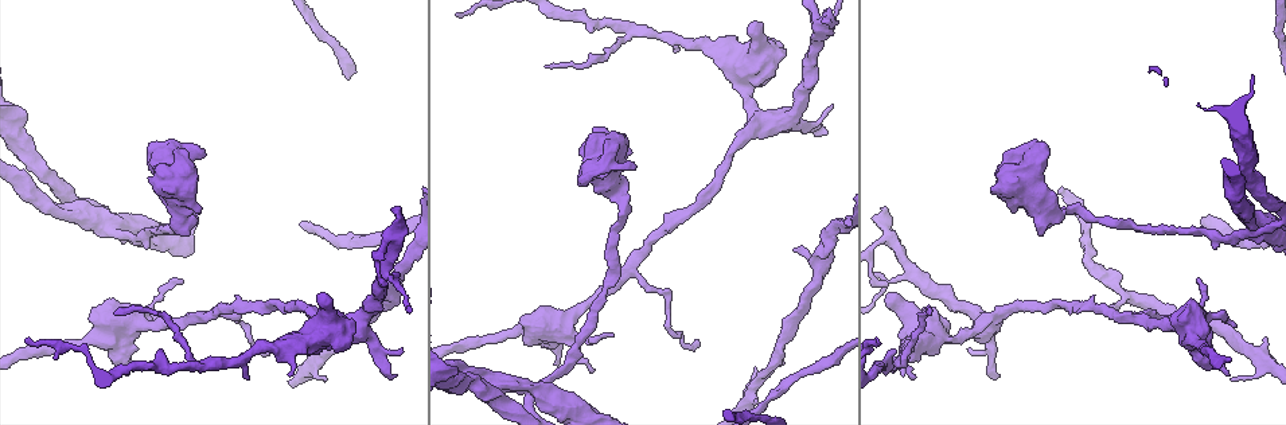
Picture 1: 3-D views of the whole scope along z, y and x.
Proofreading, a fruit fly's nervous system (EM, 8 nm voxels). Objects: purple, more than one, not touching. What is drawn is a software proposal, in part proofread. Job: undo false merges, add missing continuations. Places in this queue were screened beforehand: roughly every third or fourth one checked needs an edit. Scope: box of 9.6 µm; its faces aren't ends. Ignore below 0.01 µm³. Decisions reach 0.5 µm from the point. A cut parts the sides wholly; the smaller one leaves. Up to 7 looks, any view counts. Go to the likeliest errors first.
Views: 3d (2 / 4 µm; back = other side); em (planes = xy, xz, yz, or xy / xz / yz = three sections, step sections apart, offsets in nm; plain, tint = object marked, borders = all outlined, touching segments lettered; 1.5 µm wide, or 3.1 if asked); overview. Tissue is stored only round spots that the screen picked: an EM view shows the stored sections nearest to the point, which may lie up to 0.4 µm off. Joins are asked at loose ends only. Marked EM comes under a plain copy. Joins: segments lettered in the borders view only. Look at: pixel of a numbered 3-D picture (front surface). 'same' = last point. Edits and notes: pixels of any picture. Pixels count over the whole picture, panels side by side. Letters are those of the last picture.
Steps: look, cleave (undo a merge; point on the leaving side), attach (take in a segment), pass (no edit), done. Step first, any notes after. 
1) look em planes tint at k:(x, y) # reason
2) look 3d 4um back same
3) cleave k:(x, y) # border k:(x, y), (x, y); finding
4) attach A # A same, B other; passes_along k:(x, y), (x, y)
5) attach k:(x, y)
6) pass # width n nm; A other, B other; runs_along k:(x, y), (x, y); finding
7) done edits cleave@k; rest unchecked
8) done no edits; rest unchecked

look 3d 2um at 1:(107, 229)

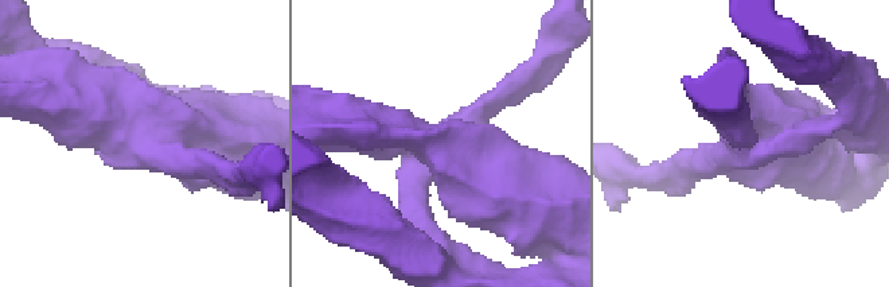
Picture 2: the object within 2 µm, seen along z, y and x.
look em xy step 8 tint at 2:(147, 138) # arms 4; shape alone is not enough

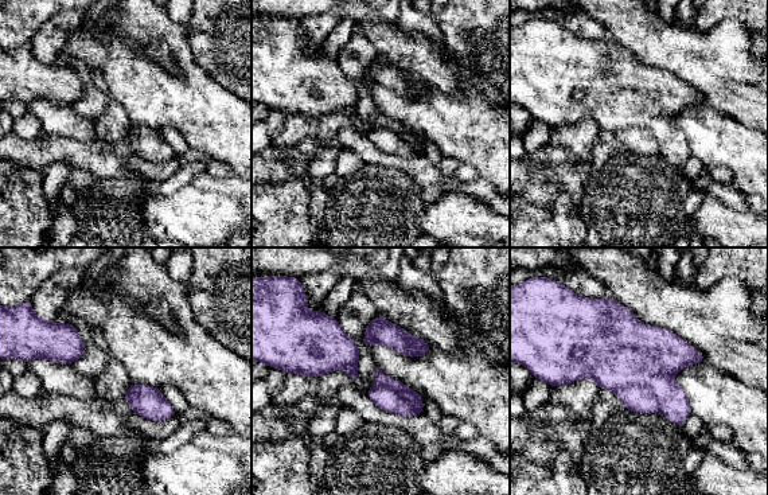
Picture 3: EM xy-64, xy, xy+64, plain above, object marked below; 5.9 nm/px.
look em planes borders same

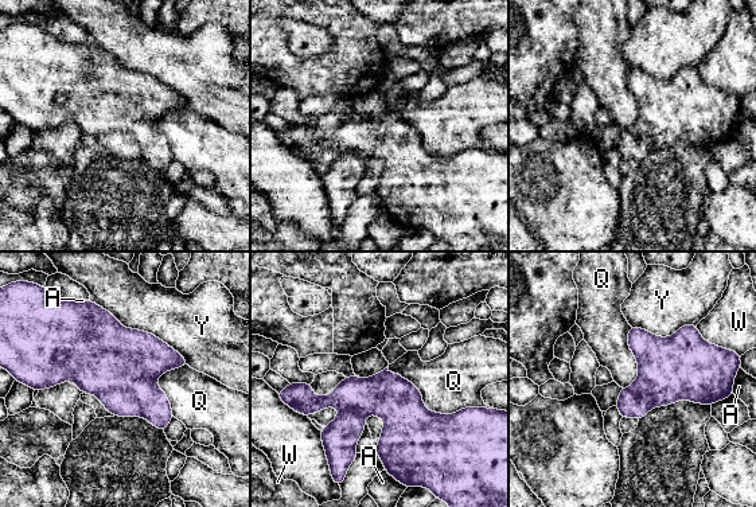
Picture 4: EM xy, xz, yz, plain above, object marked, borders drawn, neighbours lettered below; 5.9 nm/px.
cleave 4:(104, 355) # width 280 nm; A other, Q other, W other, Y other; two cells meet here

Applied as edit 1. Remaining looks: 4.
look 3d 2um at 1:(201, 365) # side arm on a straight run

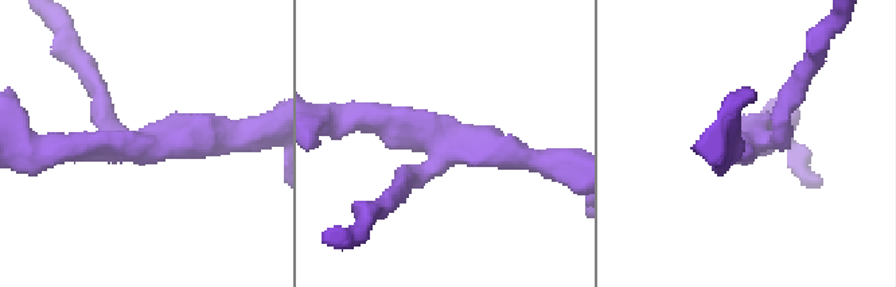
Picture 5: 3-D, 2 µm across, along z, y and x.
look em yz step 8 tint at 5:(447, 146) # arms 3

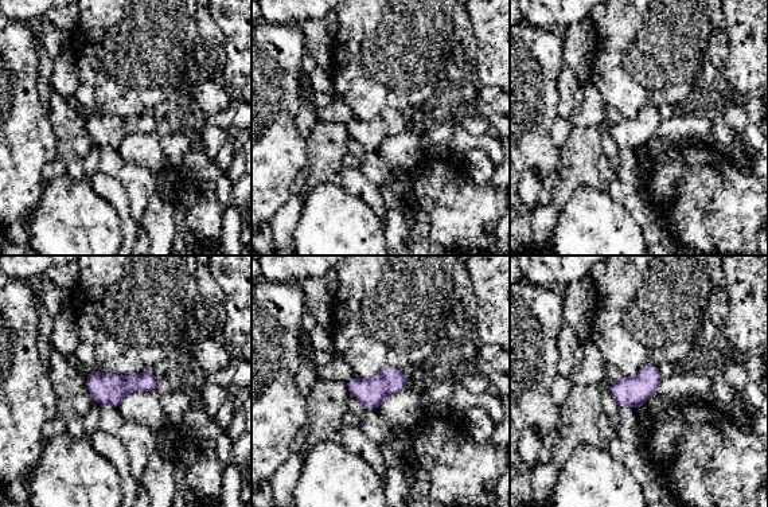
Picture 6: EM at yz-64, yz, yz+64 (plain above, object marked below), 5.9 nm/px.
look em yz step 8 borders same # see the neighbours

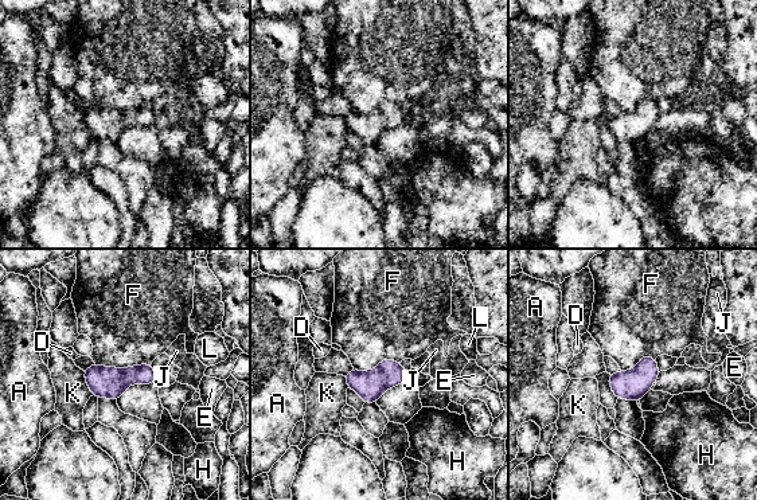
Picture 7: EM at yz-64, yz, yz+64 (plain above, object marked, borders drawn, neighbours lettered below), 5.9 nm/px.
pass # width 180 nm; A other, D other, E other, F other, H other, J other, K other, L other; border 7:(94, 362), (121, 368), (149, 364); continuous, no second cell

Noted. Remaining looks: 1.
done edits cleave@4; rest unchecked

